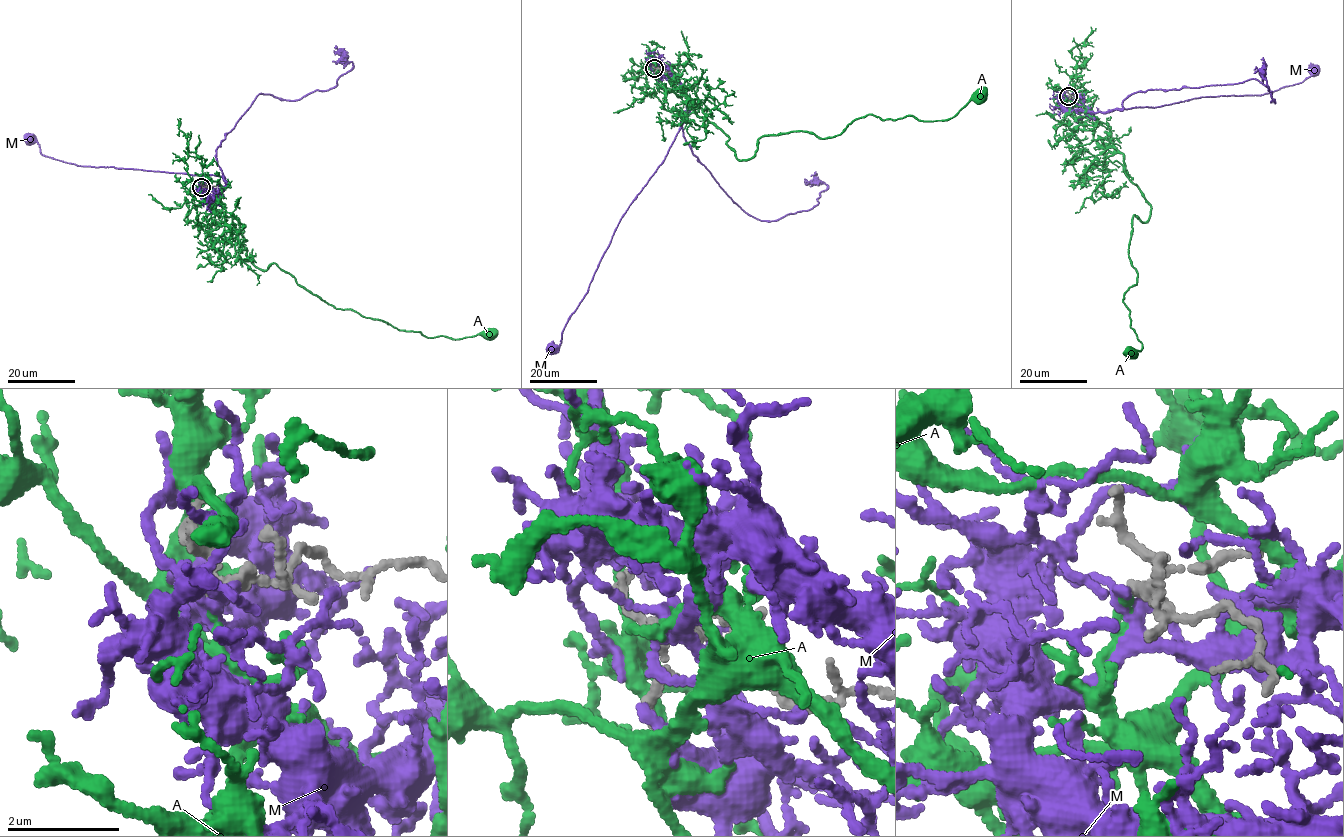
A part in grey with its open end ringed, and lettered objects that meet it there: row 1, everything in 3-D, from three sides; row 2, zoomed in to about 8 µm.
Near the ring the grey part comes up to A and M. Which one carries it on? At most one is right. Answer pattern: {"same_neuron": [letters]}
{"same_neuron": ["M"]}

